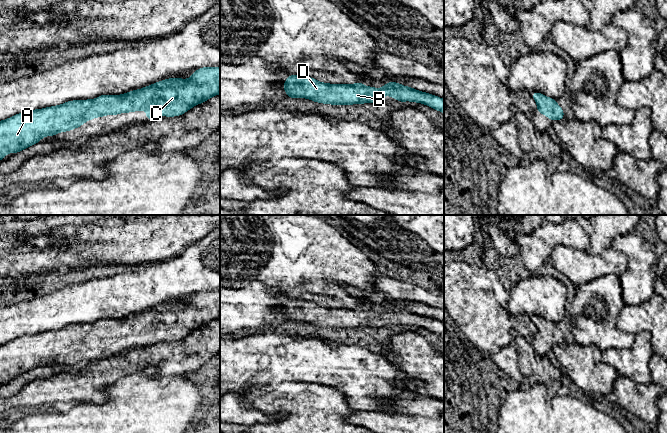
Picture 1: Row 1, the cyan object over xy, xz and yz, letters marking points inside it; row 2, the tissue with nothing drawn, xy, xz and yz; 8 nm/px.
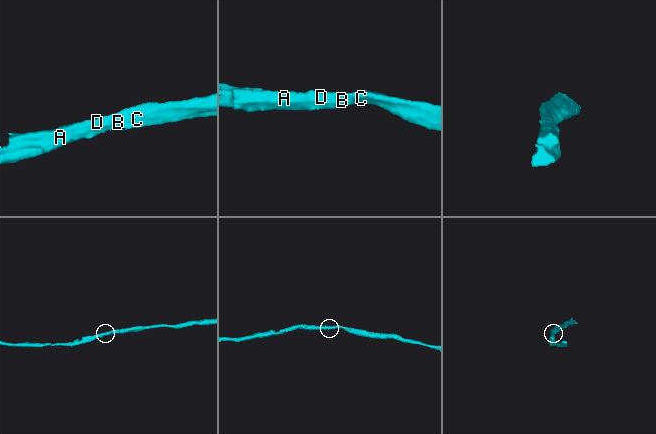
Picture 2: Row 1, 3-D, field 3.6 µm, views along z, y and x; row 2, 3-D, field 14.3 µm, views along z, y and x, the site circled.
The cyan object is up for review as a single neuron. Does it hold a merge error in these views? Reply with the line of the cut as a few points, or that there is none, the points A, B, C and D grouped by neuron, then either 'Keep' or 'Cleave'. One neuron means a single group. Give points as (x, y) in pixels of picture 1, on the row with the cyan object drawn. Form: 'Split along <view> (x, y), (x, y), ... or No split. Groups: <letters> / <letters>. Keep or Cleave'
No split. Groups: A B C D. Keep

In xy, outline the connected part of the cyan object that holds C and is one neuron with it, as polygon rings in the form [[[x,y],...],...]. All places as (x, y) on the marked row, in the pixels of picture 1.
[[[202,67],[189,79],[169,78],[122,95],[100,95],[96,99],[67,101],[61,105],[21,112],[0,121],[0,160],[8,153],[18,153],[41,141],[44,136],[54,136],[82,126],[96,117],[129,113],[144,108],[148,121],[161,116],[174,117],[220,94],[220,67]]]

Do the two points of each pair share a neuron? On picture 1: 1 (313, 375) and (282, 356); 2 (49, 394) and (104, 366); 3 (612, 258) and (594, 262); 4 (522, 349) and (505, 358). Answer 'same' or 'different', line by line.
1: same
2: same
3: same
4: different

